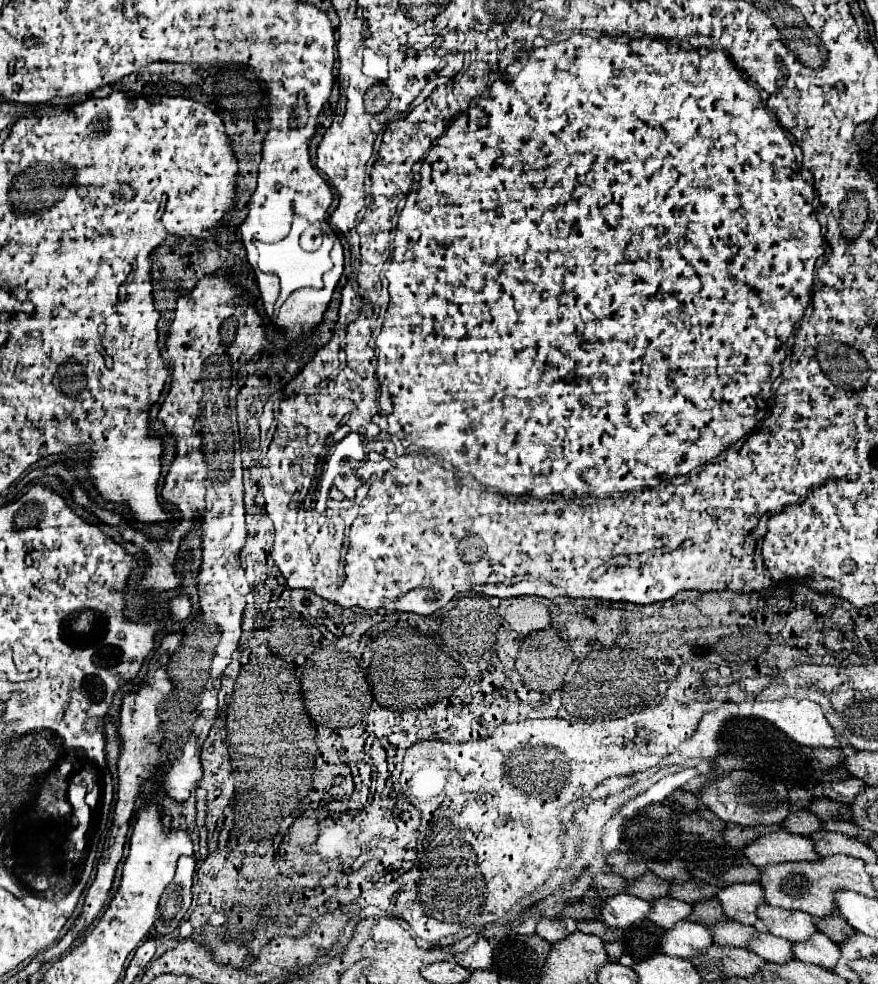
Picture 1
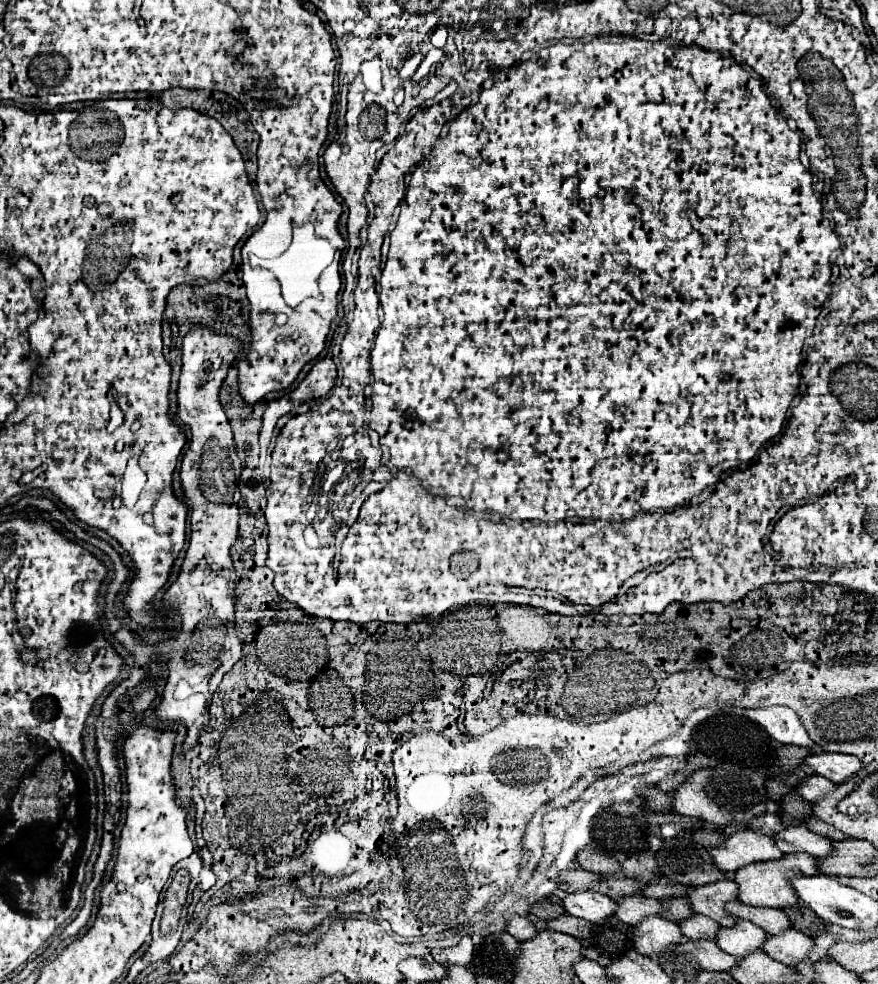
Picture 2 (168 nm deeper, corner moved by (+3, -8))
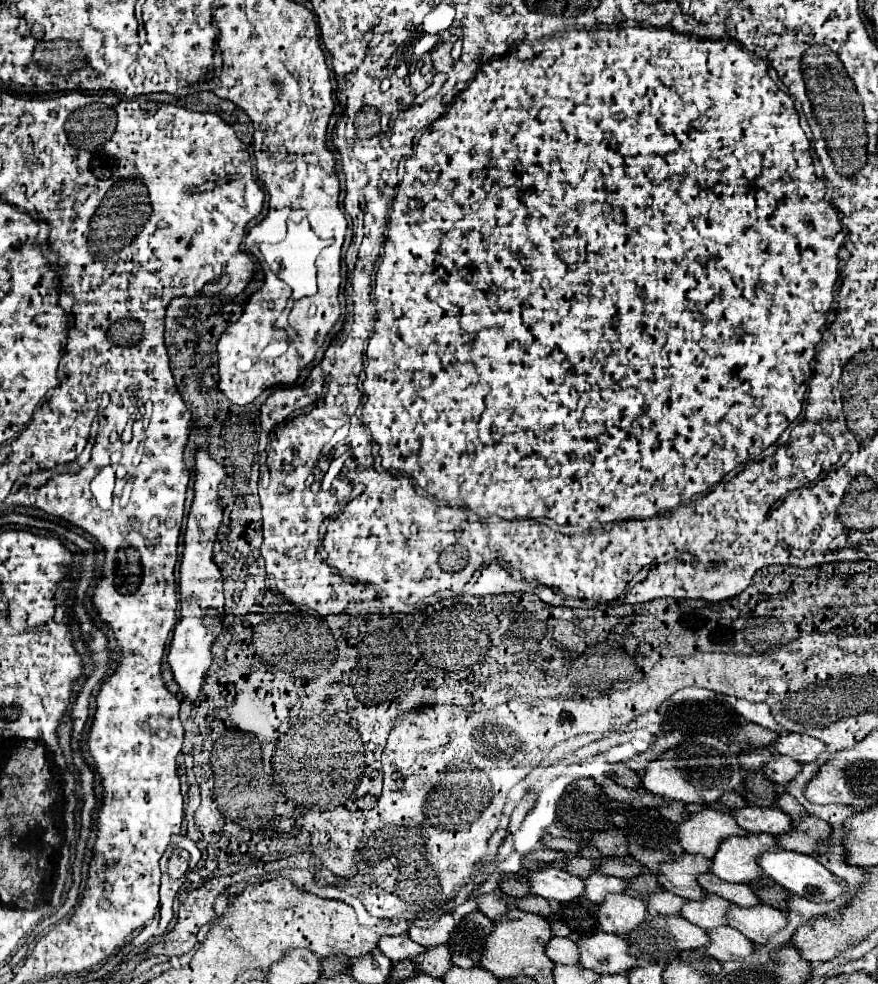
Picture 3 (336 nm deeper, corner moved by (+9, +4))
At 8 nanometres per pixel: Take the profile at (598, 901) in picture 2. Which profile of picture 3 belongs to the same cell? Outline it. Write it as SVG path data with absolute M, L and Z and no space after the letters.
M541 866L529 872L527 880L531 894L557 902L569 902L583 894L583 880L579 876L571 876L569 872L553 866Z

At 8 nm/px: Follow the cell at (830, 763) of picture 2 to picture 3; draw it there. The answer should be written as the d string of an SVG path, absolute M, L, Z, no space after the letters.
M779 734L777 740L771 744L773 752L777 754L787 754L795 762L813 762L821 752L825 752L823 742L805 736L805 734Z

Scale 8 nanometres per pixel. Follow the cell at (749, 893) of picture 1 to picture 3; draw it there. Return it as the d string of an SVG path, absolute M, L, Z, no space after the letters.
M683 854L675 860L663 862L659 866L659 886L663 890L669 890L681 898L687 900L699 900L703 898L703 890L697 884L697 876L699 874L707 874L709 872L709 860L697 854Z

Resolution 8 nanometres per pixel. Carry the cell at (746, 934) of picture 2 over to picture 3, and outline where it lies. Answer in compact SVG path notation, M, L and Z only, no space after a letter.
M705 894L703 900L687 900L681 908L681 916L703 930L711 930L721 924L727 924L727 906L731 904L725 898L717 894Z

